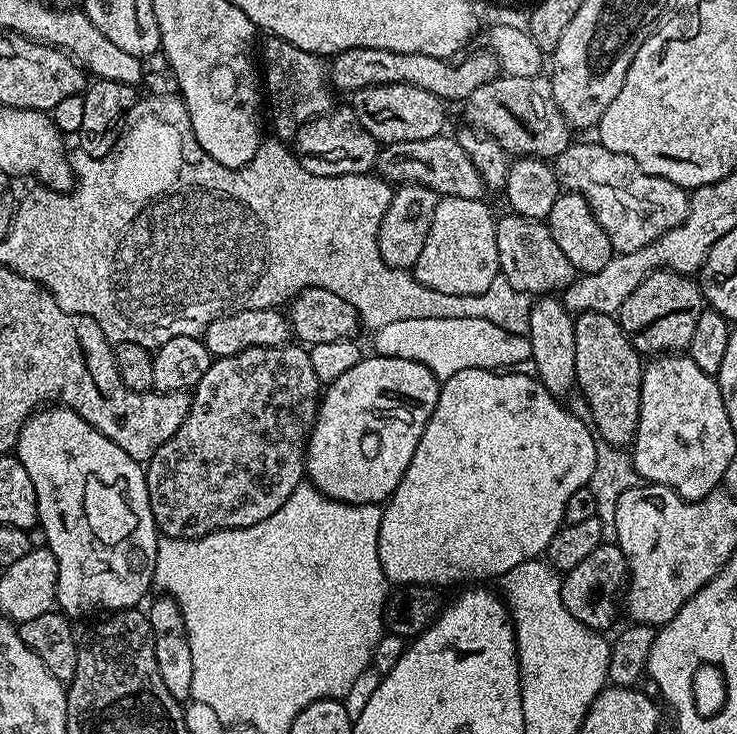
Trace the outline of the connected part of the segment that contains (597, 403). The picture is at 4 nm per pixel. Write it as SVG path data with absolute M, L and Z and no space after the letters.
M582 312L575 317L574 362L575 387L580 388L592 415L591 427L601 440L623 449L631 445L638 430L638 410L642 394L644 364L631 340L611 312Z

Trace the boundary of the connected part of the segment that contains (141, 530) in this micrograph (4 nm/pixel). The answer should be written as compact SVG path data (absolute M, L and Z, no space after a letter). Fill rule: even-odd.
M44 406L29 416L24 423L24 430L18 434L18 442L14 449L14 454L26 466L26 474L30 474L30 482L34 482L34 494L38 494L38 518L40 519L38 528L44 534L44 544L54 554L54 562L58 562L58 582L56 583L56 602L62 609L65 616L77 618L84 616L87 612L100 612L111 614L113 612L123 612L125 608L137 607L140 599L151 589L154 584L154 566L156 565L156 542L158 539L158 529L156 519L150 510L148 501L148 487L144 477L145 469L141 461L130 458L122 446L114 446L110 438L106 438L86 418L82 418L74 410L63 406Z

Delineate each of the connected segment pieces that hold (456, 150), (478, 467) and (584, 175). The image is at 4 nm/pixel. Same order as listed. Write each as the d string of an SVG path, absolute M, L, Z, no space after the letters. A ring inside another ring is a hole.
M441 134L434 138L422 138L418 142L398 142L385 144L376 158L375 171L383 179L396 186L417 184L434 190L437 196L454 198L474 198L484 200L486 185L482 174L474 168L474 162L462 150L462 146L451 135Z
M475 368L462 370L462 374L454 374L441 383L434 414L430 414L430 422L426 422L422 438L418 438L414 458L410 458L410 466L406 466L406 474L402 474L400 487L394 490L394 494L388 497L382 508L382 522L378 530L378 558L389 585L437 586L436 584L488 582L491 576L499 578L504 576L506 570L514 570L514 566L522 562L543 557L554 534L564 524L566 501L573 496L574 490L589 487L589 480L594 474L597 441L593 429L585 421L584 425L570 409L563 408L560 405L563 403L550 390L546 390L546 386L535 375L519 376L520 374L516 370L504 370L497 374L487 368Z
M599 142L569 144L566 150L562 150L562 154L554 157L554 167L556 179L567 191L577 192L582 194L582 198L586 198L594 218L598 218L598 224L602 226L602 230L606 230L606 238L610 238L613 253L642 250L642 246L654 242L666 230L681 224L688 213L689 193L685 189L666 178L646 174L638 166L638 162L634 162L634 158L626 154L614 154L614 150L606 150Z

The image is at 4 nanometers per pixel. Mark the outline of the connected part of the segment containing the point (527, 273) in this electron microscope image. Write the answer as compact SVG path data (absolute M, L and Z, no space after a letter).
M501 215L496 222L500 276L510 282L514 290L527 292L533 298L563 293L578 273L574 266L570 266L570 258L566 258L566 254L562 254L562 249L554 242L547 223L525 216L507 215Z

